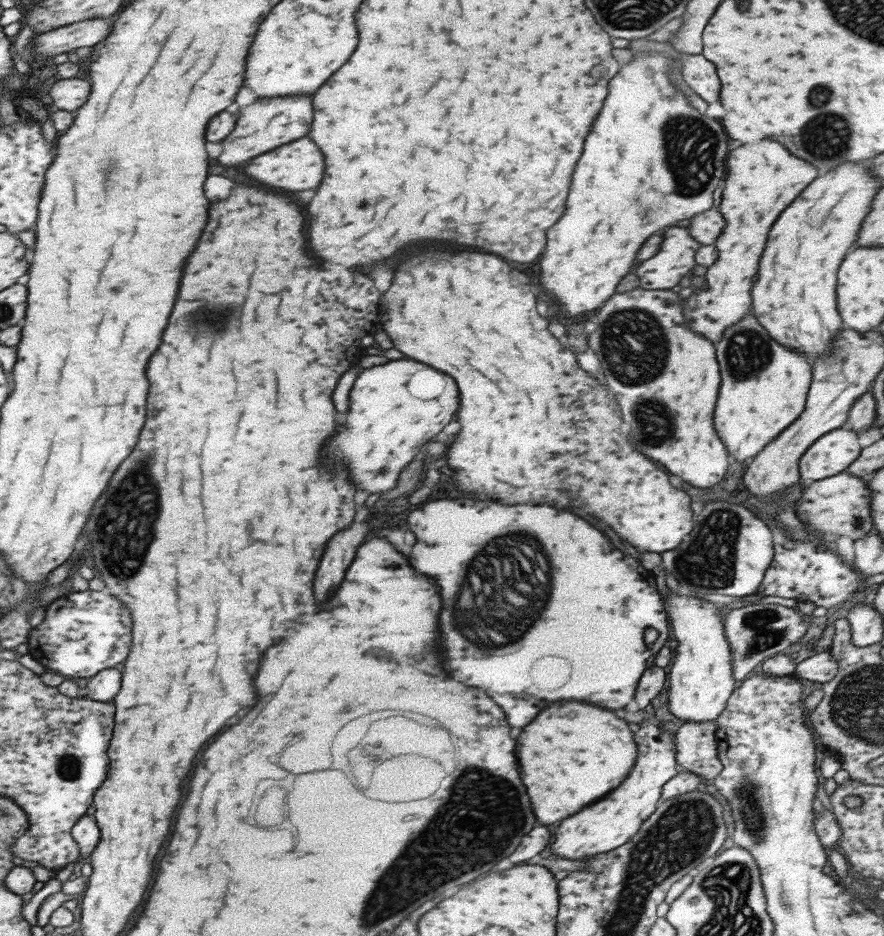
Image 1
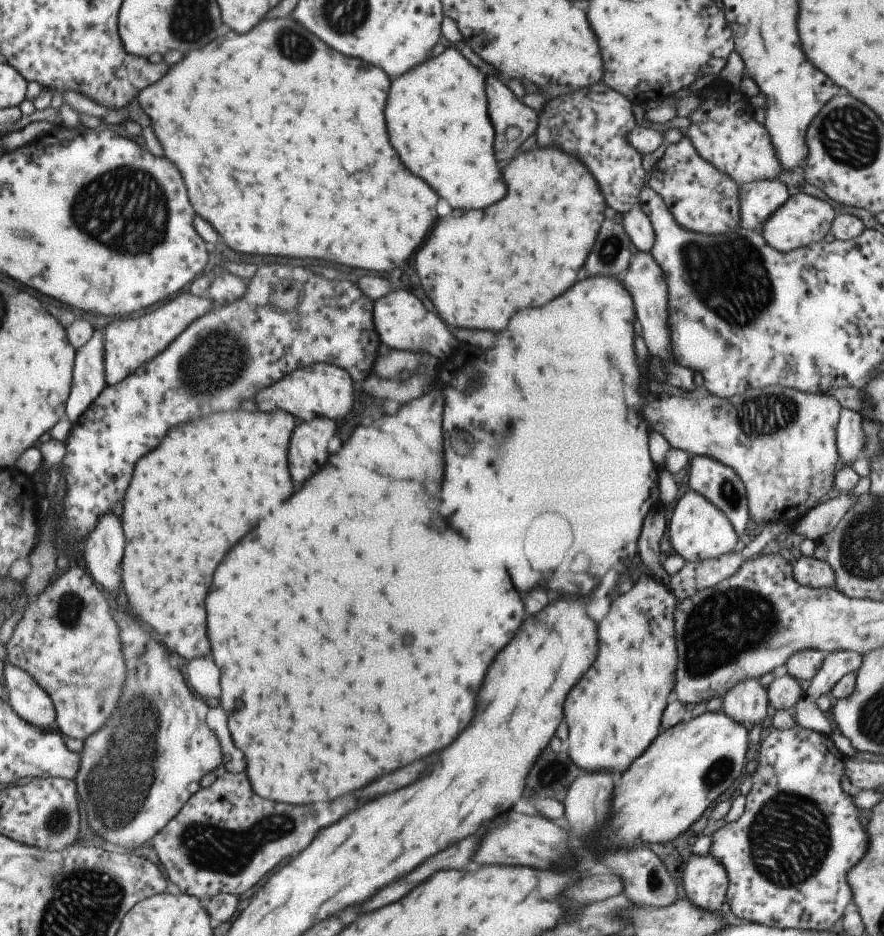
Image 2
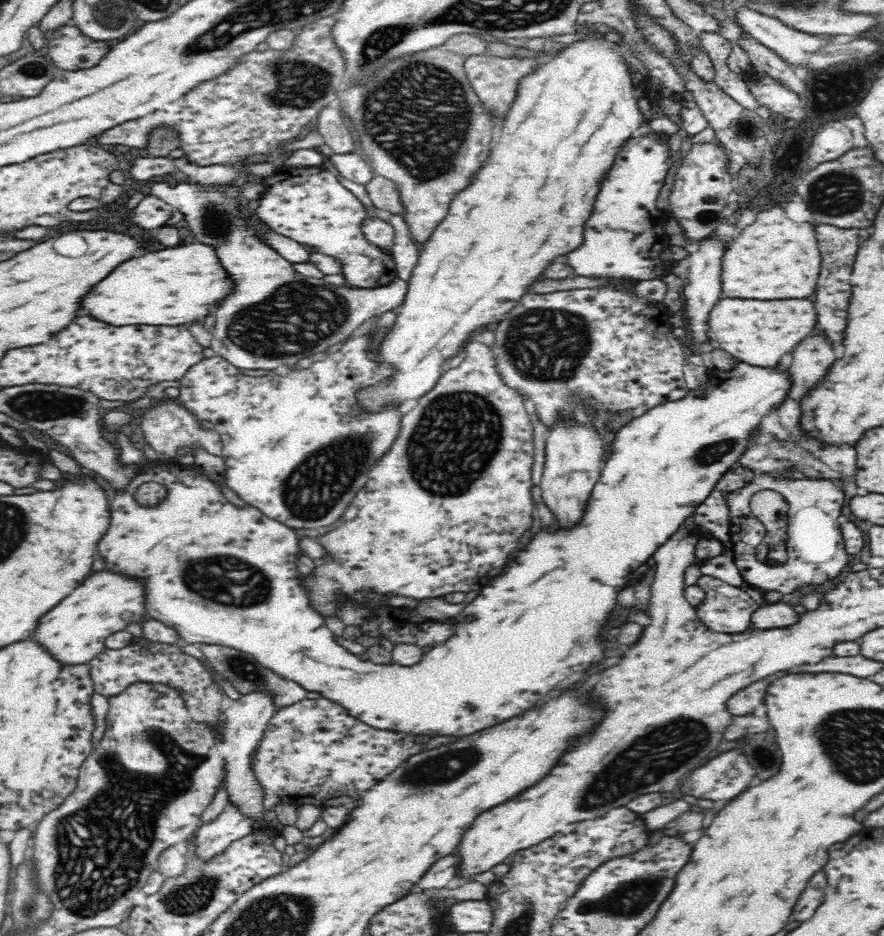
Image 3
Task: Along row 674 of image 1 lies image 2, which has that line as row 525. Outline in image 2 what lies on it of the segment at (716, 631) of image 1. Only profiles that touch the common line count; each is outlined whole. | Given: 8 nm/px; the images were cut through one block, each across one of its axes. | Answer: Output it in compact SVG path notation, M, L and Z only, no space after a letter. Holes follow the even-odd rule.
M687 490L673 508L671 520L669 520L669 542L677 556L681 556L685 562L705 562L711 558L719 558L723 554L735 552L737 546L737 532L731 528L729 520L703 496Z

